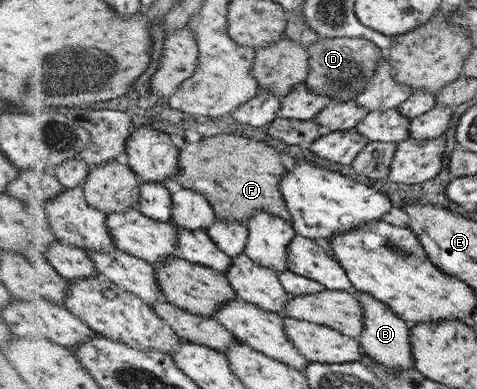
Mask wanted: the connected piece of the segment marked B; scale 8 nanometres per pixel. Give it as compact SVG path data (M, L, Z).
M353 287L350 293L355 294L363 307L363 334L357 339L362 346L362 351L376 359L387 370L400 372L401 370L412 370L415 368L411 349L411 327L391 309L387 303L372 298L371 294L362 290L355 290Z

